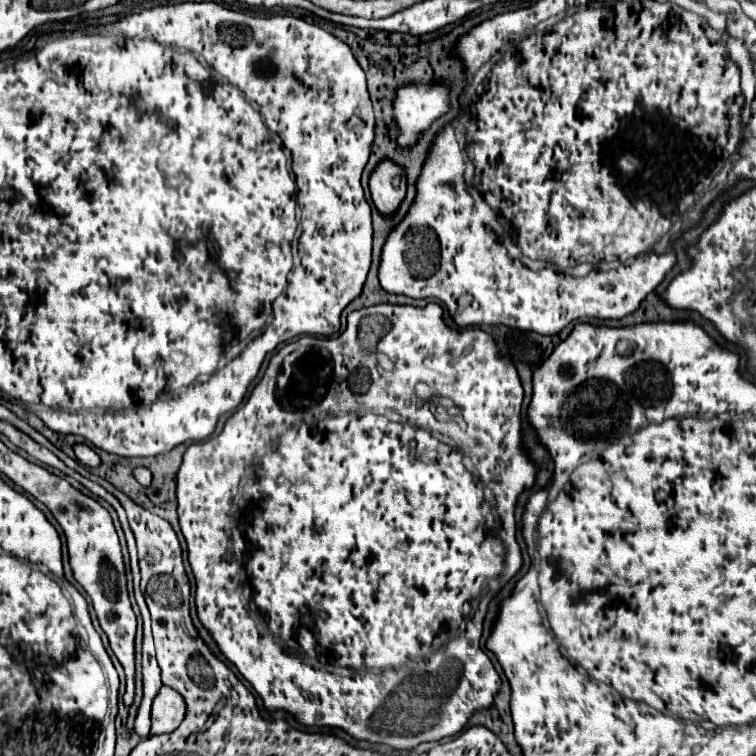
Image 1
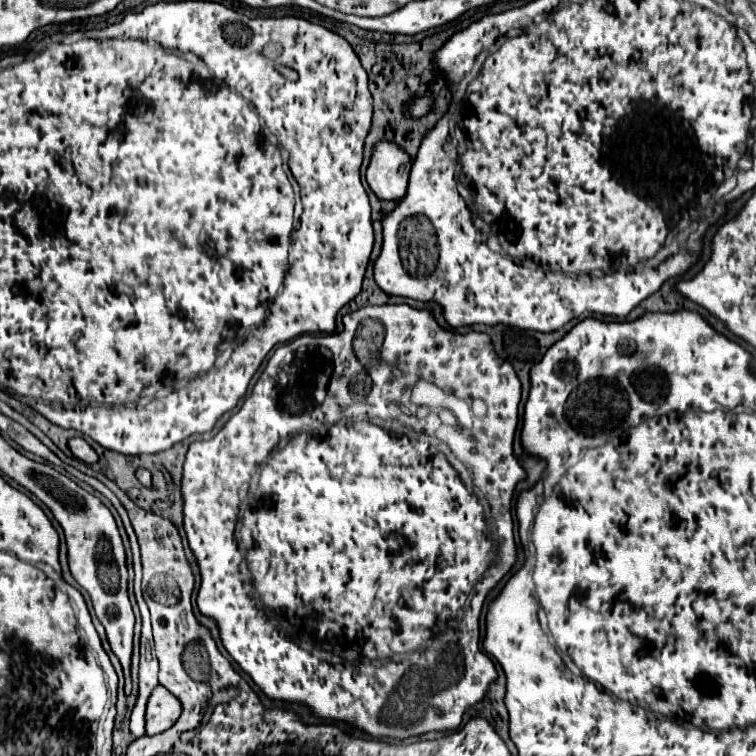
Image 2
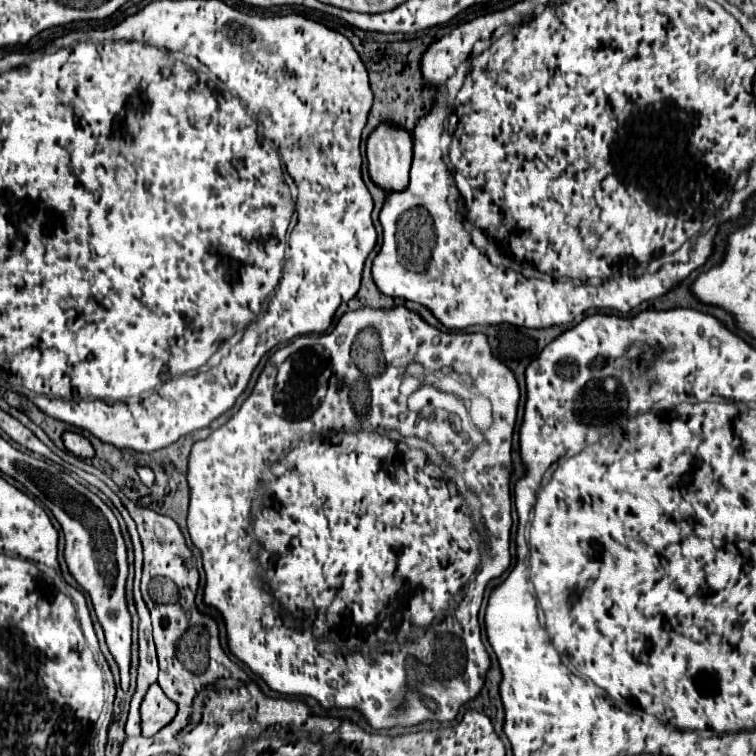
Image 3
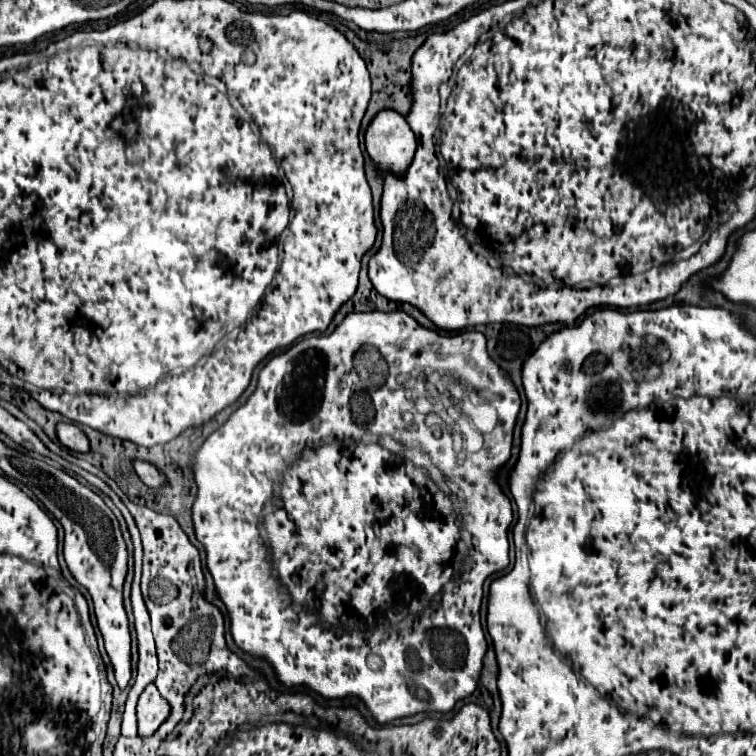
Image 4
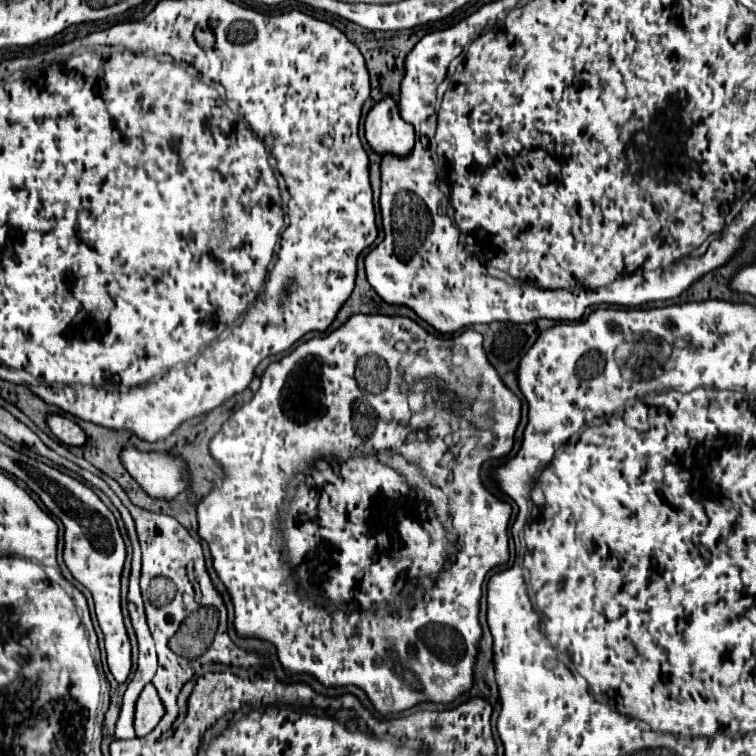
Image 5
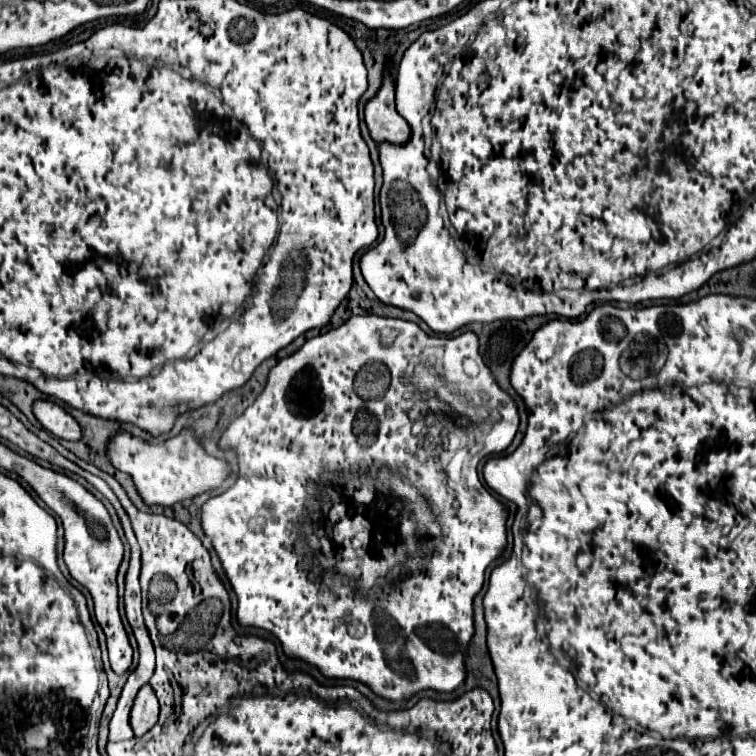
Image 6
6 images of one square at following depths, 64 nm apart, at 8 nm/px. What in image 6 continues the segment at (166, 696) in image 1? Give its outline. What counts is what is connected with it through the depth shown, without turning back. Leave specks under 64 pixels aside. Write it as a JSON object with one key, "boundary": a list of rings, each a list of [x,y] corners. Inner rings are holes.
{"boundary":[[[146,684],[136,694],[132,710],[130,710],[130,726],[134,730],[134,736],[146,734],[158,722],[158,712],[160,712],[160,706],[158,706],[158,700],[156,700],[156,694]]]}

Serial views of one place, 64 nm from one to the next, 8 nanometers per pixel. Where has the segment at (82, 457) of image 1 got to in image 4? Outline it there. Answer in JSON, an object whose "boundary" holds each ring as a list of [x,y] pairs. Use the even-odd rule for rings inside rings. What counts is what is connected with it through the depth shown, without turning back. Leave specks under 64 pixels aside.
{"boundary":[[[60,422],[56,426],[56,436],[58,436],[60,444],[66,446],[66,448],[70,448],[70,450],[76,450],[76,452],[88,452],[90,450],[86,434],[76,424]]]}

